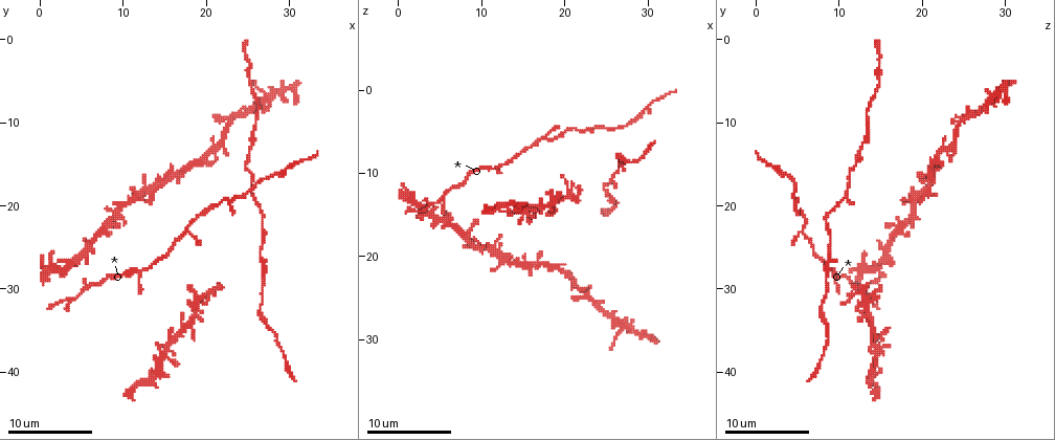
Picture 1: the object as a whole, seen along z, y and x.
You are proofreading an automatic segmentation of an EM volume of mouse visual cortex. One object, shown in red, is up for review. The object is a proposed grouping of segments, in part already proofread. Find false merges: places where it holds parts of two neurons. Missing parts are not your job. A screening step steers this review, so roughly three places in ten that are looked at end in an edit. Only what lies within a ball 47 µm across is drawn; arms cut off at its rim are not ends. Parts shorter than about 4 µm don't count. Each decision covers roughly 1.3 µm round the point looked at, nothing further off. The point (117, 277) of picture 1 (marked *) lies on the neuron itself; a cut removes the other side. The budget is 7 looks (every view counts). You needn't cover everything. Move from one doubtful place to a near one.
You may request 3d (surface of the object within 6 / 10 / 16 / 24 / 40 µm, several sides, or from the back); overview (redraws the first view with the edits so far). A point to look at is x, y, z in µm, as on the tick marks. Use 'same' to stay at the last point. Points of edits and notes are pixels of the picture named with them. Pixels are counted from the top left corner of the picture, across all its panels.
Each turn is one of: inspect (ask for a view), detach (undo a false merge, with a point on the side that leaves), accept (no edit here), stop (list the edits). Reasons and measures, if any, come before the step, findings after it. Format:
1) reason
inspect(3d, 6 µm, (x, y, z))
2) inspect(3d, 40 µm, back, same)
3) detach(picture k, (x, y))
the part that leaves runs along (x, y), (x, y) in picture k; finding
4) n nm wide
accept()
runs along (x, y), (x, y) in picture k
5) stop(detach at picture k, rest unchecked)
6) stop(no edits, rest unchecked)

inspect(3d, 10 µm, (5.0, 30.2, 13.0))

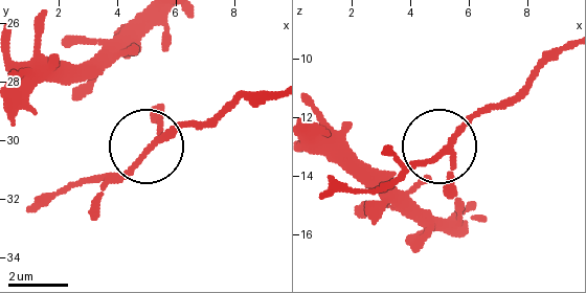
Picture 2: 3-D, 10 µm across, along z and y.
inspect(3d, 10 µm, back, (5.2, 30.1, 13.1))

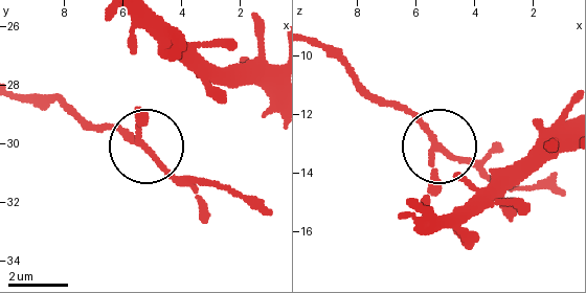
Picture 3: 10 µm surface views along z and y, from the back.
accept()
runs along (27, 100), (54, 100), (85, 120), (122, 128), (195, 188) in picture 3; all the same neuron

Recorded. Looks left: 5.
three-way junction
inspect(3d, 16 µm, (12.0, 28.2, 9.2))

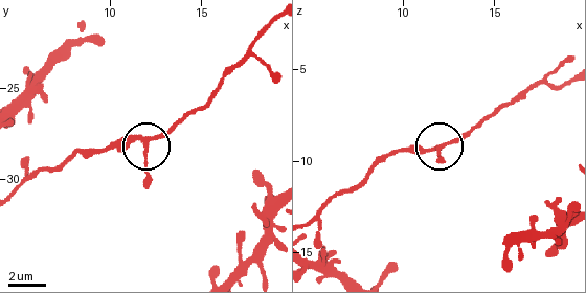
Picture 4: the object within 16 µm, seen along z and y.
side arm 25 µm; 3 arms
accept()
all the same neuron

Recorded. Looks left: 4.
arms part here
inspect(3d, 6 µm, (19.0, 32.4, 13.2))

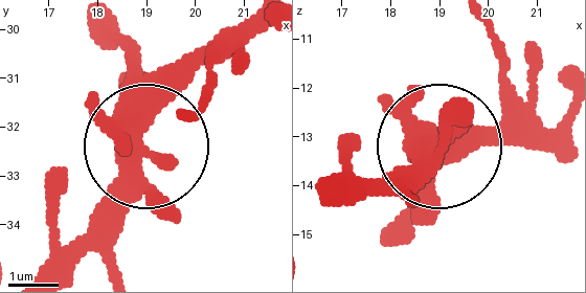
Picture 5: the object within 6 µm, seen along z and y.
450 nm wide
accept()
one neuron here

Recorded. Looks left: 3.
stop(no edits, rest unchecked)

